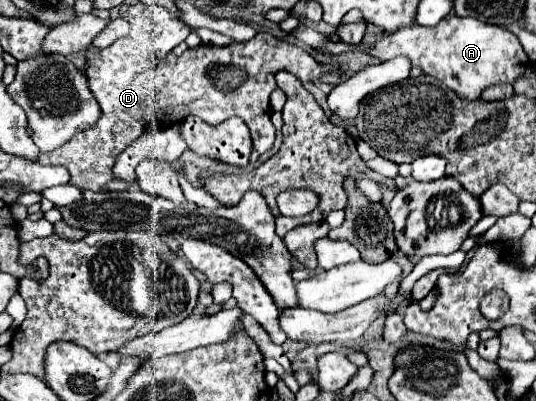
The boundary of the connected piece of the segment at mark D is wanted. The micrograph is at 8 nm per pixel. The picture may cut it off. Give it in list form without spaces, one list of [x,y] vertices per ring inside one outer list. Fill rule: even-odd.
[[[267,31],[257,33],[253,39],[249,39],[245,43],[231,43],[227,49],[203,45],[203,47],[197,47],[197,49],[187,49],[181,57],[175,57],[171,53],[165,59],[155,61],[155,63],[149,63],[143,69],[141,69],[141,59],[133,59],[131,53],[129,53],[129,45],[123,43],[123,41],[125,39],[115,41],[109,49],[103,49],[99,53],[99,57],[97,55],[93,57],[91,53],[87,55],[89,61],[91,61],[91,67],[89,67],[89,73],[87,73],[89,75],[89,89],[91,89],[93,97],[97,99],[97,103],[101,107],[99,121],[93,127],[77,133],[63,147],[59,147],[59,149],[55,149],[51,153],[41,153],[39,155],[39,161],[45,163],[45,165],[63,165],[63,167],[67,167],[69,173],[71,173],[71,185],[75,185],[79,189],[101,191],[113,179],[115,157],[123,149],[127,149],[129,143],[133,143],[143,133],[143,129],[145,129],[143,119],[149,119],[149,121],[153,121],[157,125],[167,125],[167,123],[179,123],[179,121],[183,121],[189,115],[197,115],[203,121],[207,121],[211,125],[217,125],[217,123],[221,123],[221,121],[225,121],[229,117],[241,117],[250,129],[251,139],[253,139],[255,149],[259,153],[265,153],[273,145],[273,141],[275,141],[275,127],[271,123],[271,105],[269,105],[269,95],[271,95],[273,89],[277,89],[275,73],[277,71],[289,71],[297,79],[309,79],[309,81],[313,81],[313,79],[319,79],[323,75],[323,71],[325,71],[301,47],[297,47],[293,43],[287,43],[287,41],[281,41],[281,39],[273,37]],[[161,95],[163,97],[171,97],[171,101],[165,103],[169,107],[165,107],[163,113],[157,107],[157,105],[161,105],[157,101]]]

